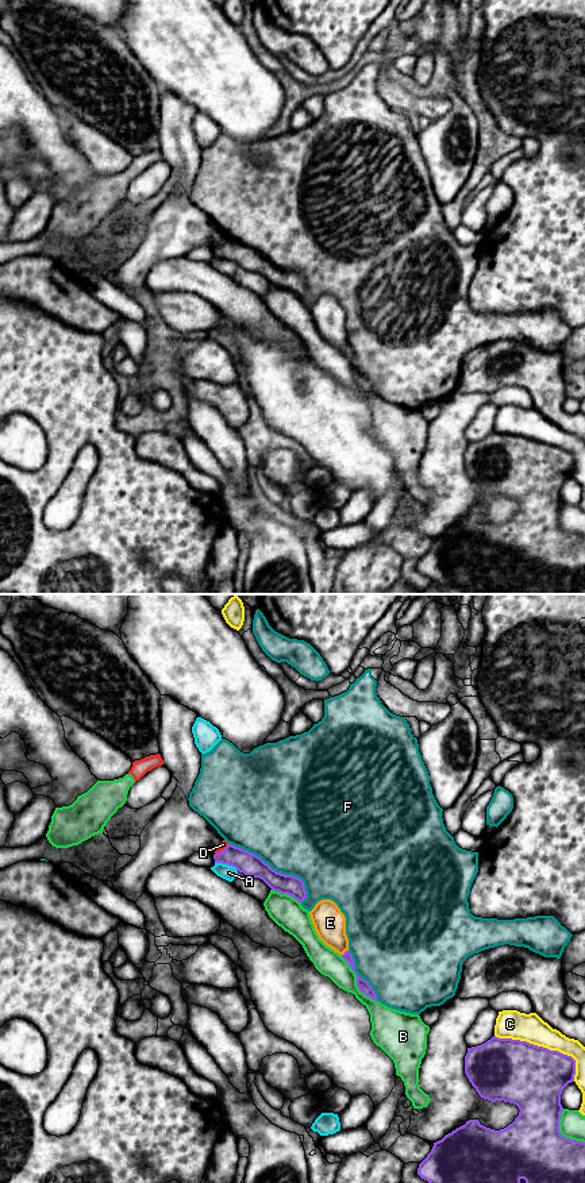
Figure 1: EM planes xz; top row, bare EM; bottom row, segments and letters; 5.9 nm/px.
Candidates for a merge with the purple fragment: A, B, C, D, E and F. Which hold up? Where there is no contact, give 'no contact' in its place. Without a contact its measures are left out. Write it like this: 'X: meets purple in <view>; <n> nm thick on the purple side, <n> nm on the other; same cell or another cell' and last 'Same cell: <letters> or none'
A: meets purple in xz; 130 nm thick on the purple side, 90 nm on the other; another cell
B: meets purple in xz; 70 nm thick on the purple side, 160 nm on the other; another cell
C: meets purple in xz; 380 nm thick on the purple side, 180 nm on the other; another cell
D: meets purple in xz; 130 nm thick on the purple side, 50 nm on the other; another cell
E: meets purple in xz; 70 nm thick on the purple side, 190 nm on the other; another cell
F: meets purple in xz; 130 nm thick on the purple side, 480 nm on the other; another cell
Same cell: none

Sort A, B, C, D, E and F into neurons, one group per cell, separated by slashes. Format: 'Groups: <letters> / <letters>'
Groups: A / B D / C / E / F

